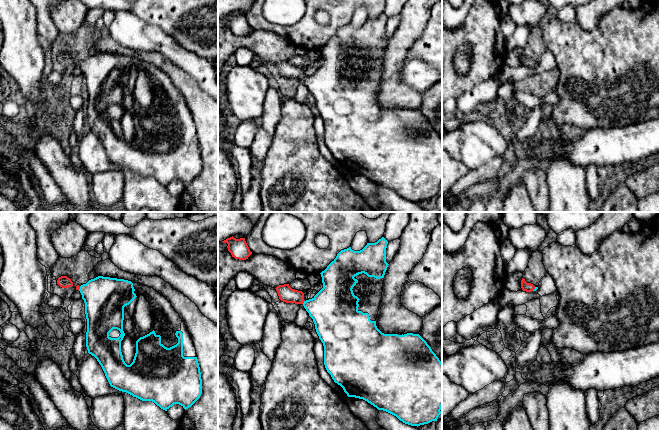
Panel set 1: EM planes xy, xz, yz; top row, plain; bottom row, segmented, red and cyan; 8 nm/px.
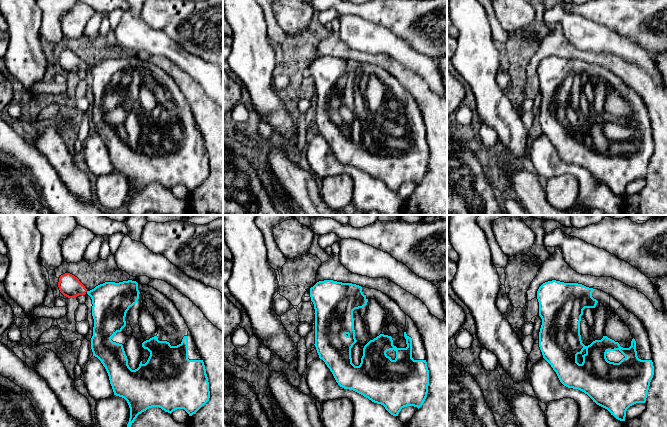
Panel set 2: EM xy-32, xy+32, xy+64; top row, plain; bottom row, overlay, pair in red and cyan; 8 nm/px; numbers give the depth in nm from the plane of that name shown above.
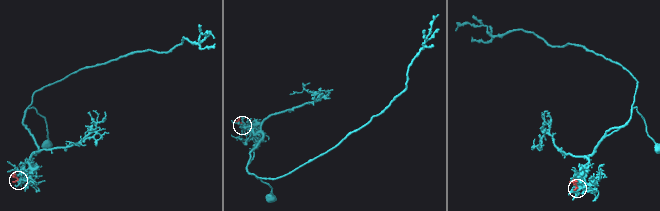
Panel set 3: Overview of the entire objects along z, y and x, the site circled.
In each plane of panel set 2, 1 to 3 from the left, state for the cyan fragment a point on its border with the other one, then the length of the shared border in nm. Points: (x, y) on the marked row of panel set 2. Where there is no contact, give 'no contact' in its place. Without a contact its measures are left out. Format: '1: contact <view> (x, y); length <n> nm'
1: no contact
2: no contact
3: no contact

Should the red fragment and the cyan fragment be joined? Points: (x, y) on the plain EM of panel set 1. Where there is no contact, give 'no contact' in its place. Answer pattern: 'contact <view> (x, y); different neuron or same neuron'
contact xz (303, 78); same neuron

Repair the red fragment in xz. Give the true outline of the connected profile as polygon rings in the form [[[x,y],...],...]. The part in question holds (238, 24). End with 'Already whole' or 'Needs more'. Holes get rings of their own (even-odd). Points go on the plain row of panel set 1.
[[[232,12],[222,18],[228,20],[228,27],[235,35],[246,36],[252,30],[245,14],[236,15]]]. Already whole

